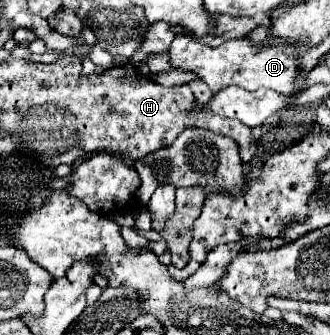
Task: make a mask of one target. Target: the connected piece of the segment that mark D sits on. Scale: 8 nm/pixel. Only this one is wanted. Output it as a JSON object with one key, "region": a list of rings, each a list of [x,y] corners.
{"region":[[[175,36],[169,46],[169,62],[173,70],[193,72],[215,92],[231,84],[247,90],[273,88],[277,92],[291,92],[291,88],[295,88],[295,80],[301,76],[301,72],[295,68],[295,48],[291,44],[283,44],[281,40],[275,40],[275,46],[261,46],[239,38],[211,48],[199,44],[191,36]]]}

